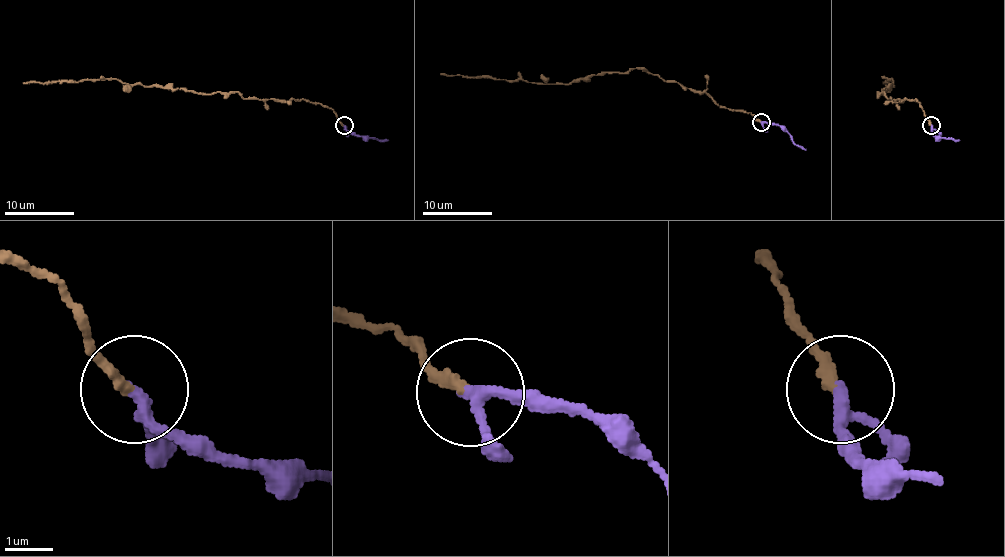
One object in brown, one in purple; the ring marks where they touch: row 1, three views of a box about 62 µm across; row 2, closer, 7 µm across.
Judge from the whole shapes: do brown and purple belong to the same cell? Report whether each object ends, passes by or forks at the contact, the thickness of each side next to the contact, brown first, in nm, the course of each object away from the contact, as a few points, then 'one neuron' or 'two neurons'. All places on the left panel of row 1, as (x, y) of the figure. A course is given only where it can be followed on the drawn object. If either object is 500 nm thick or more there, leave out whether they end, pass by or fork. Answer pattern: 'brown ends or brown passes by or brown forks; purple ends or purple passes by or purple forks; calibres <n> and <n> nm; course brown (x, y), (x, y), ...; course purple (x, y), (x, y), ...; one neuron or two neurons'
brown ends; purple passes by; calibres 240 and 220 nm; course brown (344, 125), (330, 108), (306, 99), (245, 99), (238, 92), (198, 94), (122, 84), (115, 79), (22, 84); course purple (344, 125), (348, 131), (363, 136), (388, 139); one neuron

